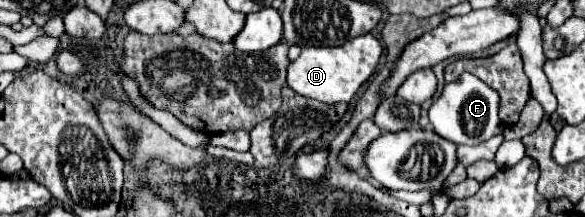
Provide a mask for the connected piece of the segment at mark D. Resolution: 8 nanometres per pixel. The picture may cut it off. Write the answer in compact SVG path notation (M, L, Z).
M366 33L340 47L304 47L300 57L288 65L288 87L322 103L348 103L360 85L372 75L382 55L380 41Z

